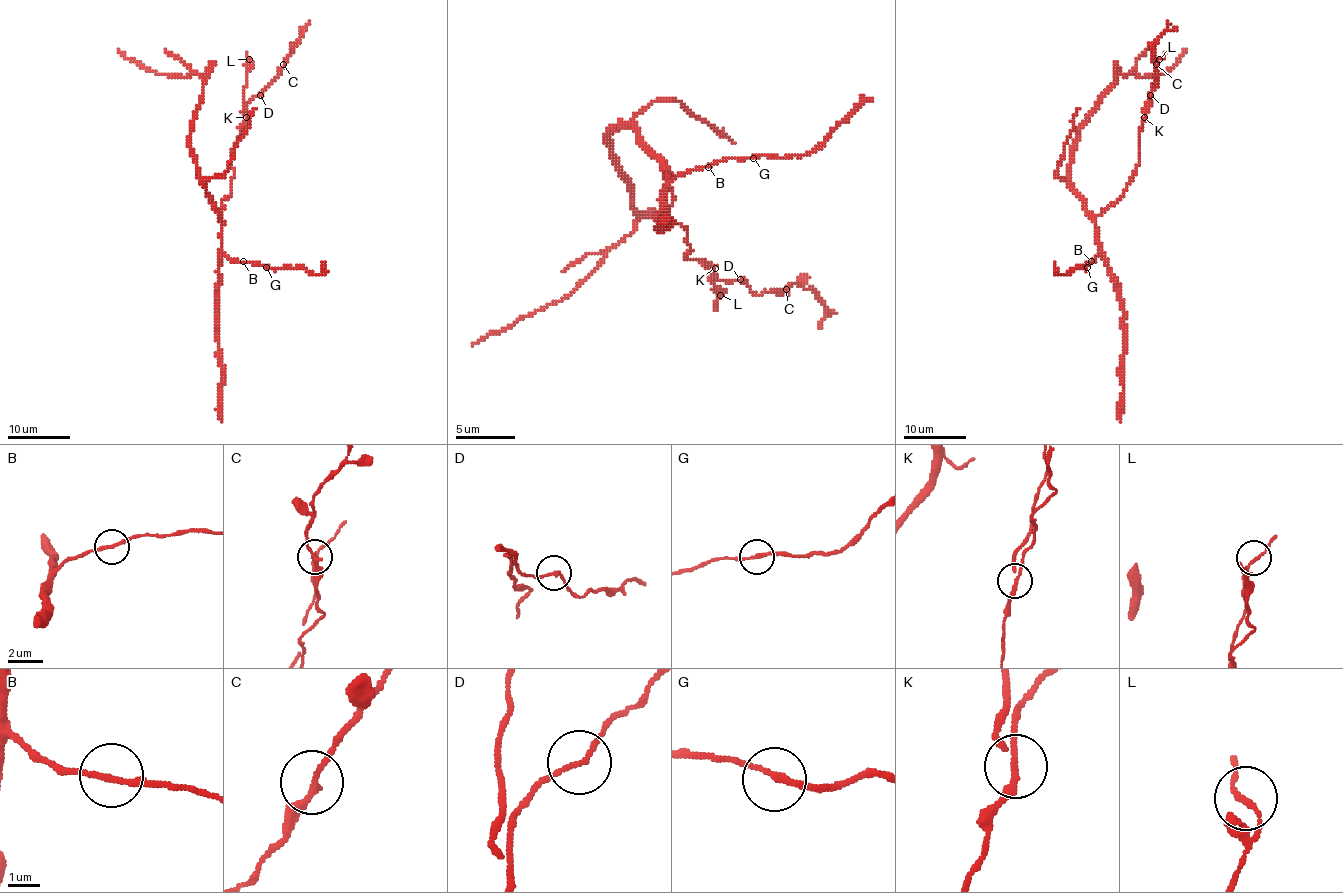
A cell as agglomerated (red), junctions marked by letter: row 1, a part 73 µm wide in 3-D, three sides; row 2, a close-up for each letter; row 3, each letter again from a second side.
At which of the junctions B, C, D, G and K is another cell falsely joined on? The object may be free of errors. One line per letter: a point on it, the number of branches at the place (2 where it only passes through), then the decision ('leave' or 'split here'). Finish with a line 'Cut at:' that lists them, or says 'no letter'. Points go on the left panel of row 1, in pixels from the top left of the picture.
B: (243, 261) | 2 | leave
C: (283, 64) | 2 | leave
D: (260, 95) | 2 | leave
G: (266, 267) | 2 | leave
K: (246, 117) | 3 | split here
Cut at: K

